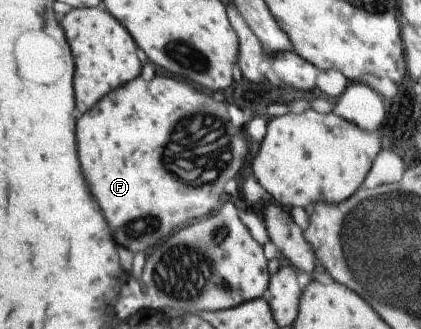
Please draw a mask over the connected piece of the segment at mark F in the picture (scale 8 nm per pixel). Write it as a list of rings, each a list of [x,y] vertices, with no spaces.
[[[155,76],[153,80],[145,80],[145,78],[135,78],[135,82],[129,82],[127,86],[121,86],[119,90],[115,90],[115,94],[107,94],[107,98],[103,98],[103,102],[99,102],[99,106],[95,106],[93,110],[89,110],[81,120],[79,120],[79,158],[83,162],[83,170],[87,174],[87,182],[95,194],[95,198],[99,200],[99,204],[103,206],[105,218],[109,222],[109,226],[113,230],[119,228],[119,232],[115,232],[115,238],[119,244],[127,246],[133,252],[145,252],[151,246],[159,244],[163,238],[167,238],[177,224],[187,222],[187,220],[195,220],[195,218],[203,218],[209,216],[211,212],[215,212],[219,208],[221,202],[221,194],[227,186],[229,180],[237,178],[239,172],[243,170],[245,162],[249,156],[249,140],[245,136],[245,130],[241,132],[229,118],[229,110],[227,104],[217,102],[211,94],[195,88],[191,82],[181,80],[181,78],[173,78],[173,76]]]

